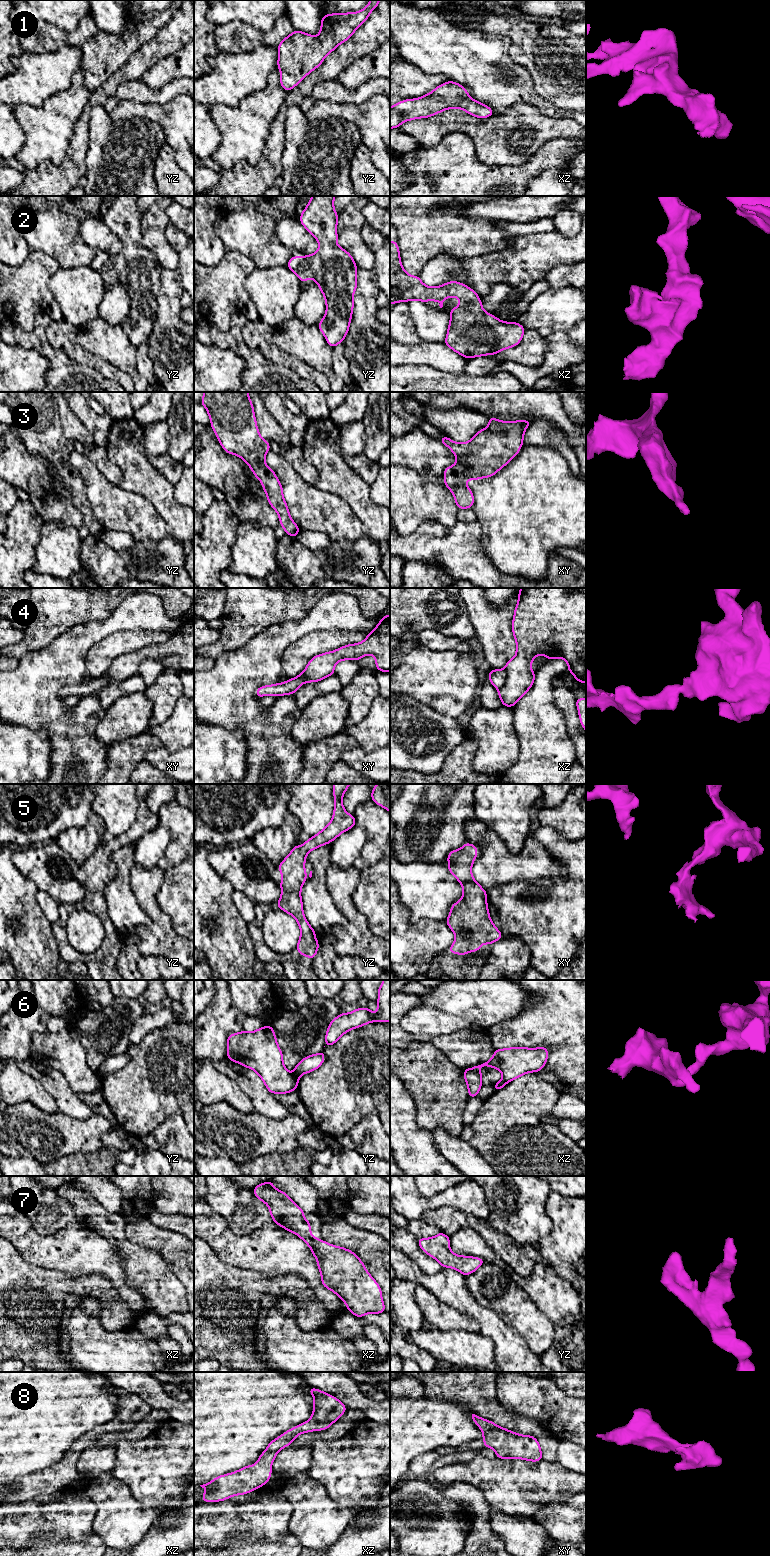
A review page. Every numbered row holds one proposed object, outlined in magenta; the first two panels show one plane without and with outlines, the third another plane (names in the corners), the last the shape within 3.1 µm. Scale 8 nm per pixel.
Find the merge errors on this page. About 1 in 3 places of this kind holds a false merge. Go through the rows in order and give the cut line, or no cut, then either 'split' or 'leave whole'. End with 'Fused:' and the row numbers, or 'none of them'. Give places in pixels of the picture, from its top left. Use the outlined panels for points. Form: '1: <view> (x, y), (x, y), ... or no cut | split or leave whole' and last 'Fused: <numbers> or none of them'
1: no cut | leave whole
2: no cut | leave whole
3: no cut | leave whole
4: xz (505, 670), (505, 682), (498, 689) | split
5: no cut | leave whole
6: yz (291, 1073), (297, 1083) | split
7: no cut | leave whole
8: no cut | leave whole
Fused: 4, 6

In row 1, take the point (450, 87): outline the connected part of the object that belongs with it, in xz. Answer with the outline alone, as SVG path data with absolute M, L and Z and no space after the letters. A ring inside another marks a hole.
M447 81L429 94L416 99L405 99L390 107L390 129L409 120L428 118L444 110L459 108L477 118L494 115L493 110L468 95L468 91L454 81Z

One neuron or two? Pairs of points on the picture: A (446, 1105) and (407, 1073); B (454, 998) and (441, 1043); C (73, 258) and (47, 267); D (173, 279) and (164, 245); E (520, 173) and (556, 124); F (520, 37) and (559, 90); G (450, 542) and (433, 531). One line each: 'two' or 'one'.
A: one
B: two
C: two
D: two
E: two
F: one
G: one

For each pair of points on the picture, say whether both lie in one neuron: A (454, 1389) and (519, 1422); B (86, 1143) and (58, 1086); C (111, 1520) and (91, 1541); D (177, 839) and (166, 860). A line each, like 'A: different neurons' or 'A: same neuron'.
A: same neuron
B: different neurons
C: different neurons
D: same neuron

